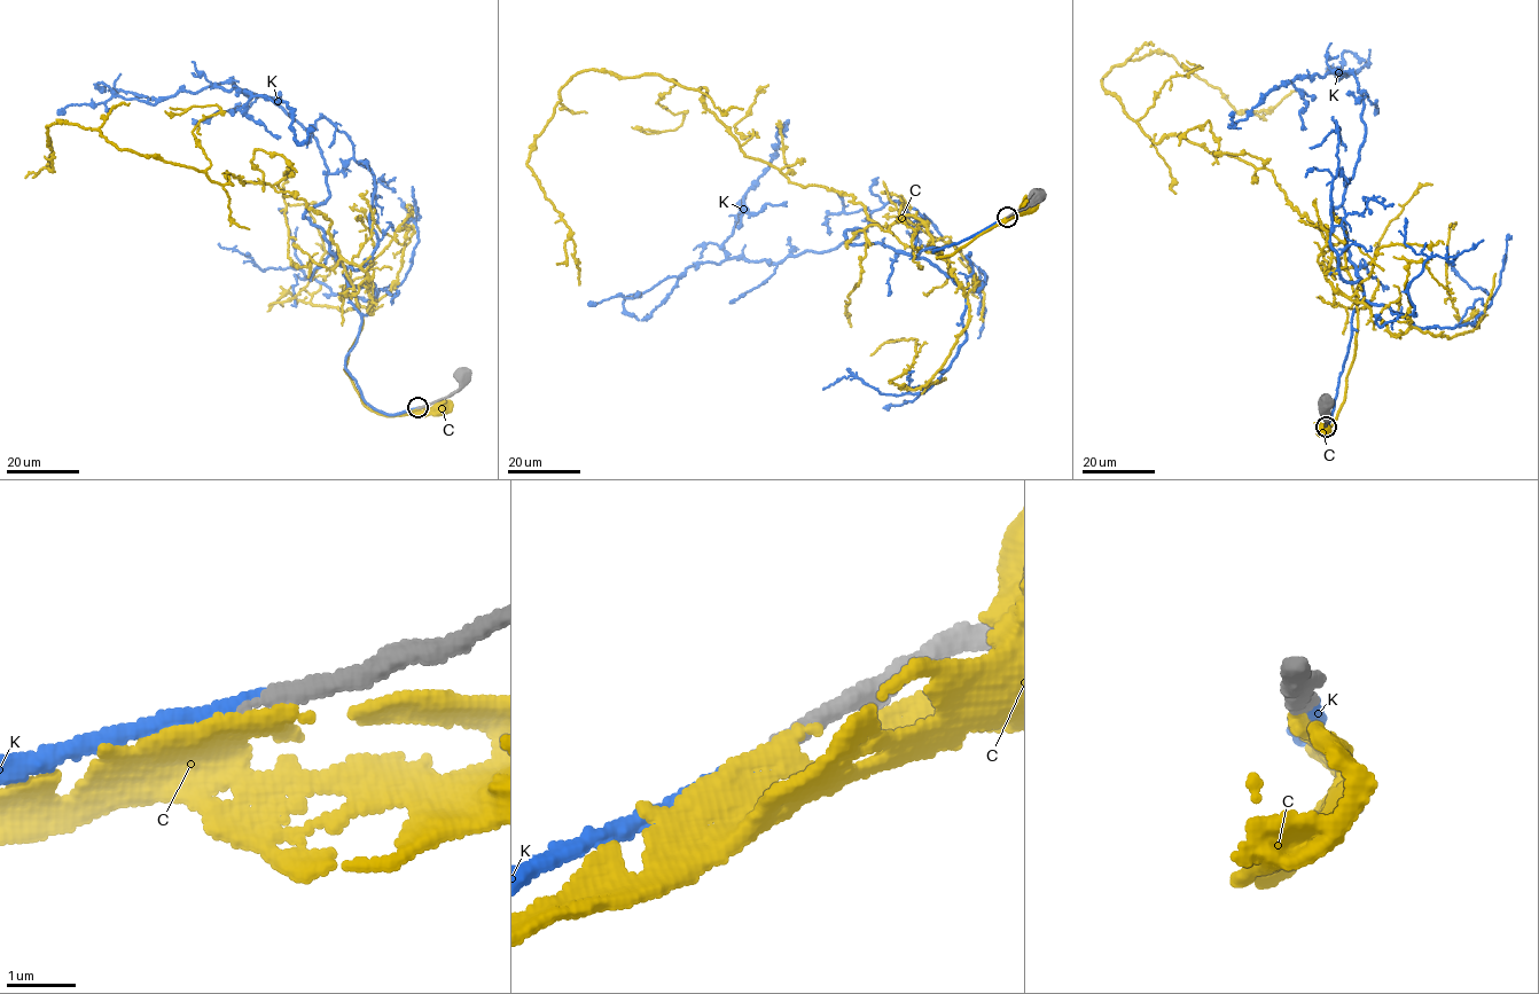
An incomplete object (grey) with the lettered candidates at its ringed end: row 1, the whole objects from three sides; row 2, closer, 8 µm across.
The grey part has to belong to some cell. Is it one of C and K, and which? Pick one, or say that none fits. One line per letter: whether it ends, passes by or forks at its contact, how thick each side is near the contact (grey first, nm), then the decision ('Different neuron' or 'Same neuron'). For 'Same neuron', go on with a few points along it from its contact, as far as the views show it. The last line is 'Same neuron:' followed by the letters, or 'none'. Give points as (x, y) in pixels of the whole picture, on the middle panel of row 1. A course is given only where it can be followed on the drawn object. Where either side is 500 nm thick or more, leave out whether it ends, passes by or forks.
C: It ends there. Thickness 280 nm (grey) against 300 nm. Different neuron
K: It ends there. Thickness 240 nm (grey) against 240 nm. Same neuron. Its course: (1008, 217), (918, 258), (851, 244), (859, 228), (825, 251), (729, 259), (743, 196), (788, 119)
Same neuron: K

